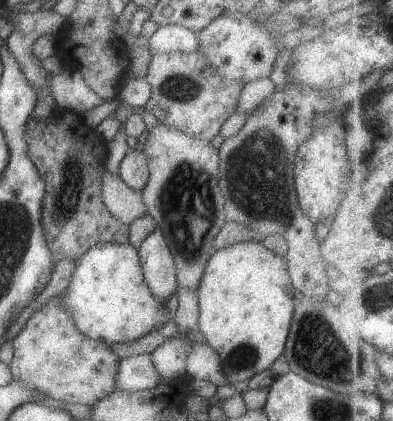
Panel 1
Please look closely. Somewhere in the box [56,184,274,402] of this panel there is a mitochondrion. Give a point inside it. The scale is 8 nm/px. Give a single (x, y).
(244, 356)

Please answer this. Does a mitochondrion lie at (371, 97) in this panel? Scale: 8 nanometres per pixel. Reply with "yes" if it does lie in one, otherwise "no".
no

